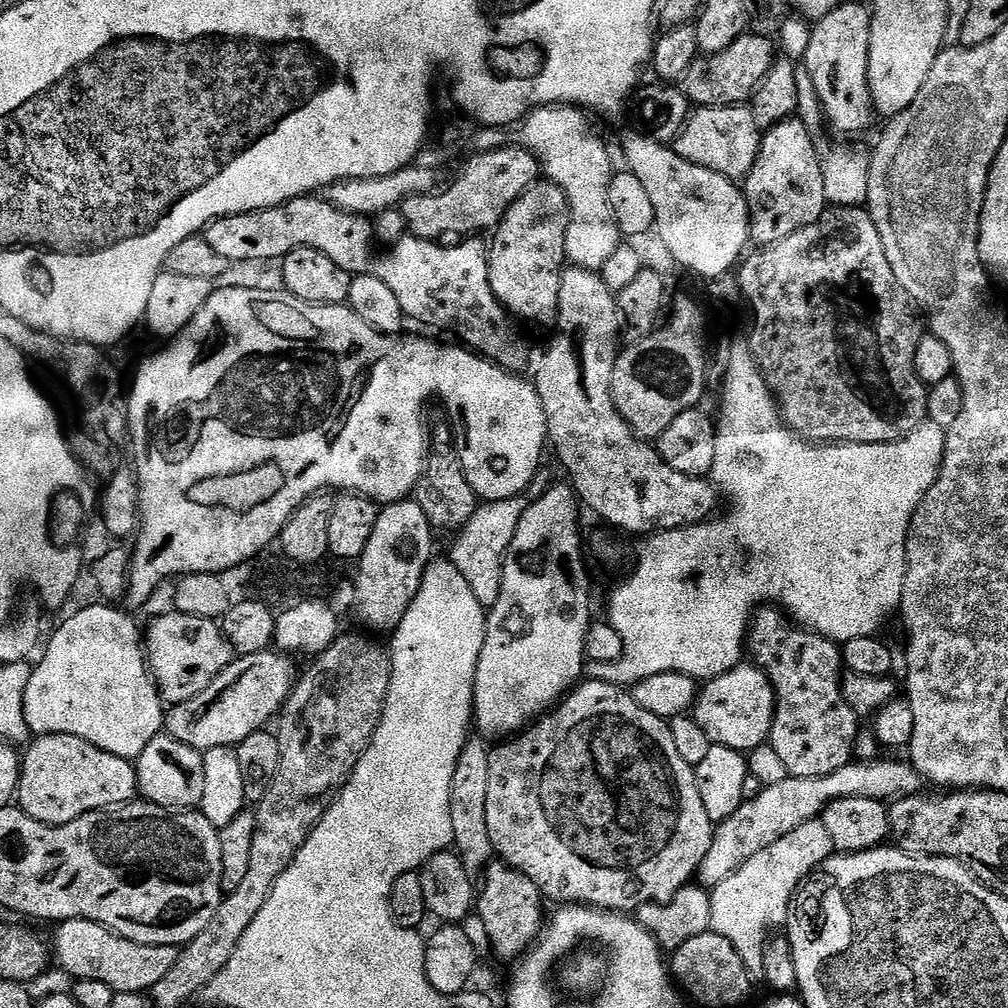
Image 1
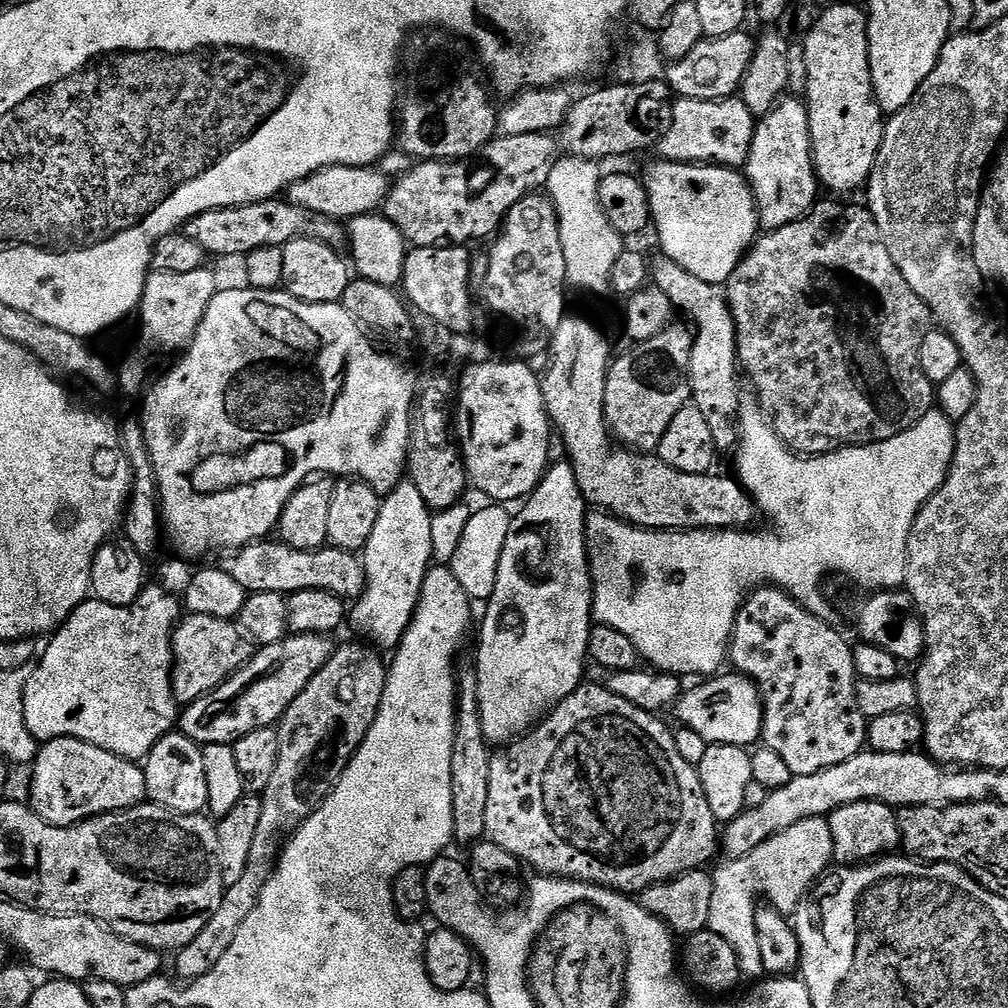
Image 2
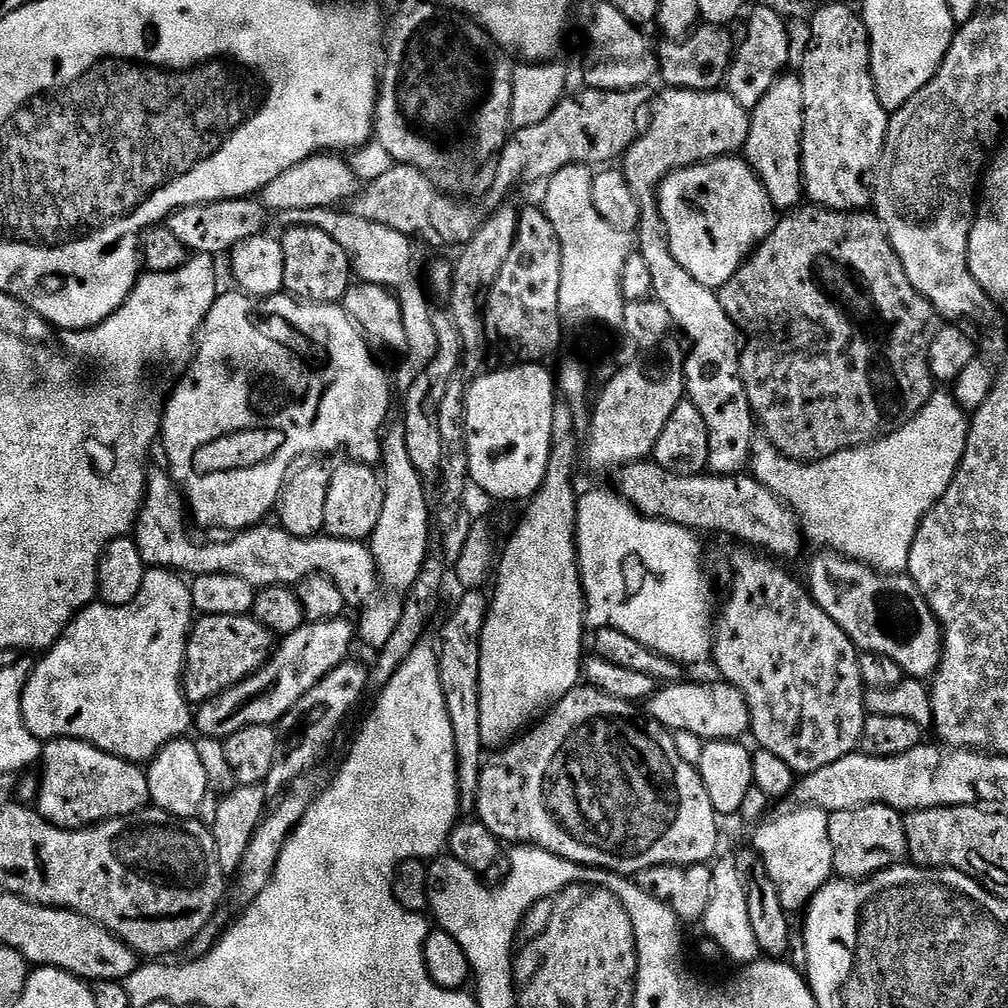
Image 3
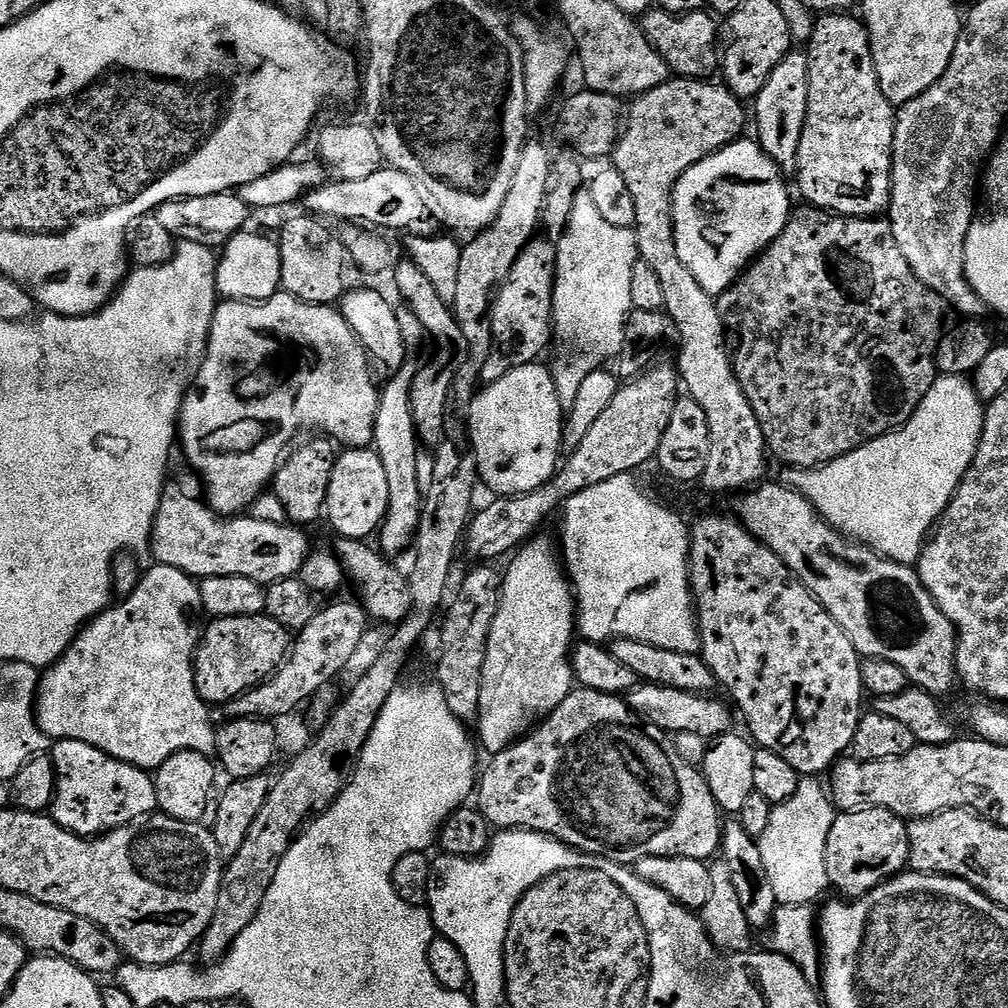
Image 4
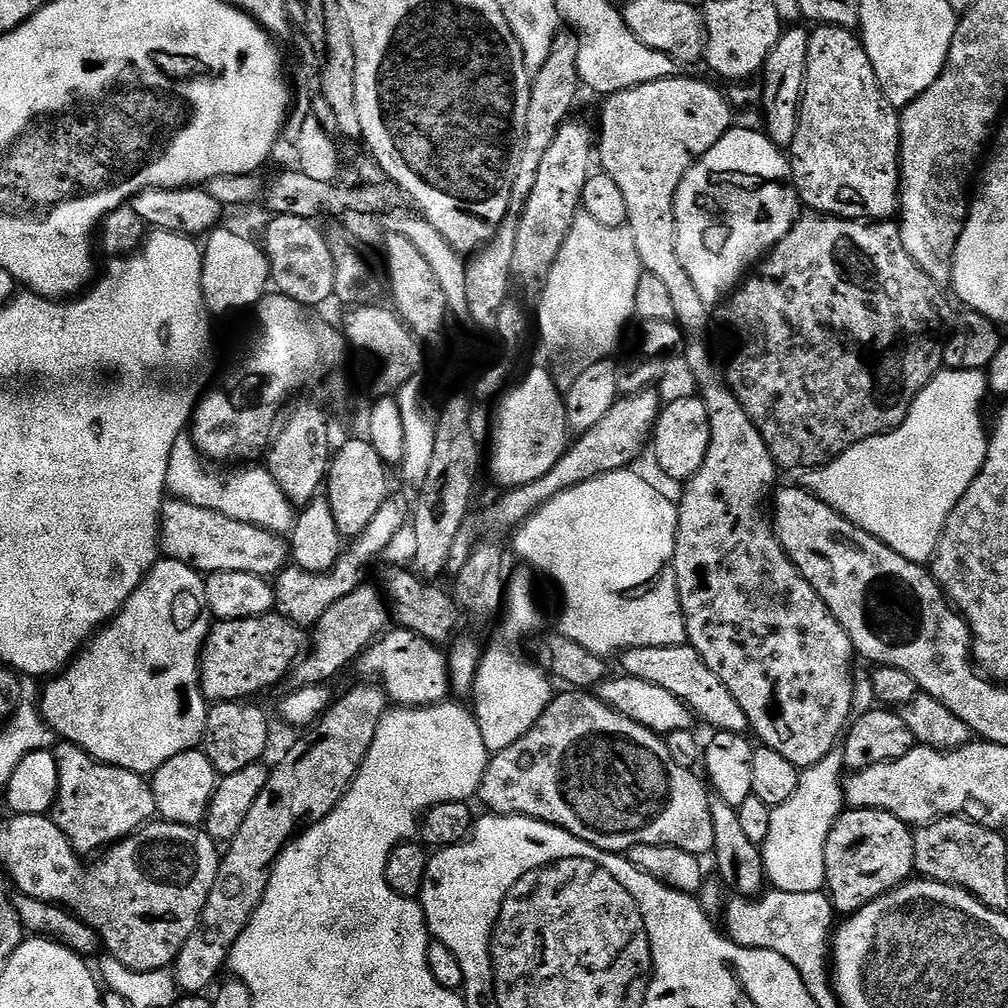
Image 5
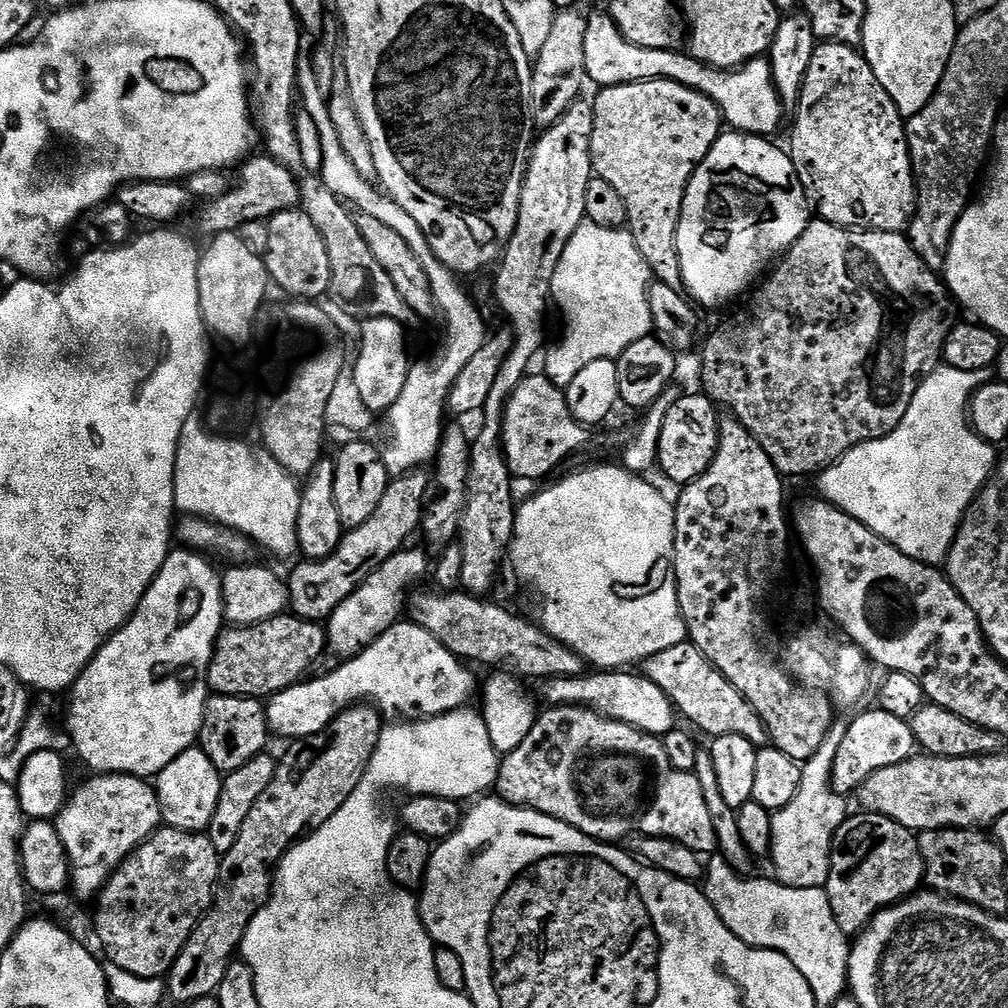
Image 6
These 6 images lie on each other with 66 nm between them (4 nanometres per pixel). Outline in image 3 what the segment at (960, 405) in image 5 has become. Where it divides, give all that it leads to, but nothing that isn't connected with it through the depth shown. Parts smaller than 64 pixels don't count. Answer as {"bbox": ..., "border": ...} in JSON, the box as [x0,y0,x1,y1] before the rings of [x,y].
{"bbox":[750,390,969,574],"border":[[[936,390],[928,405],[911,422],[883,440],[811,462],[791,460],[772,444],[760,442],[753,447],[750,472],[762,486],[769,488],[795,511],[803,535],[820,544],[816,546],[838,552],[878,572],[904,574],[908,571],[910,546],[922,518],[940,501],[942,494],[946,494],[962,462],[969,423],[969,413],[956,401],[955,395],[951,391]]]}

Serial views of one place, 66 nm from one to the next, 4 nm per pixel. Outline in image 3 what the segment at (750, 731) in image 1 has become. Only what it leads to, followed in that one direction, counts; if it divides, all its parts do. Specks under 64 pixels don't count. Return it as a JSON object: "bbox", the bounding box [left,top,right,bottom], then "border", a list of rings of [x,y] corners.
{"bbox":[646,682,750,740],"border":[[[677,682],[661,687],[647,701],[646,712],[663,728],[675,734],[689,732],[698,734],[701,740],[740,740],[749,731],[750,714],[740,691],[732,684],[684,684]]]}

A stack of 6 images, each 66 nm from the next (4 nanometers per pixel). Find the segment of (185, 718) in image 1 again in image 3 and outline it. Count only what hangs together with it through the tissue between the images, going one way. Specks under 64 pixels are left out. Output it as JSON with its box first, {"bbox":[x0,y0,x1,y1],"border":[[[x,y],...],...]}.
{"bbox":[194,618,354,742],"border":[[[348,618],[304,623],[279,641],[278,647],[255,674],[199,705],[194,712],[195,731],[200,731],[201,737],[223,742],[230,734],[238,734],[238,730],[251,724],[279,725],[280,719],[303,696],[310,694],[330,670],[349,659],[352,642],[354,644],[354,624]]]}

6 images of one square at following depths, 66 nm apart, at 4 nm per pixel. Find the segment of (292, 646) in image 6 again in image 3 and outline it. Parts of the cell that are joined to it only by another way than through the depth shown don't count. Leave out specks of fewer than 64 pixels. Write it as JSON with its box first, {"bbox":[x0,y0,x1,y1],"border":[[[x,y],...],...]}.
{"bbox":[184,614,274,706],"border":[[[218,614],[200,616],[192,625],[184,659],[184,696],[189,705],[199,706],[210,698],[230,690],[238,682],[255,674],[274,651],[274,637],[254,617]]]}

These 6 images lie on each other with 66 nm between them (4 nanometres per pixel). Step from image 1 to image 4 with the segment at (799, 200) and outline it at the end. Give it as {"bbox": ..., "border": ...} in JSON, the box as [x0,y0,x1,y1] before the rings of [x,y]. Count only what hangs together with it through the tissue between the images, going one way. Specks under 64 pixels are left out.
{"bbox":[754,50,810,174],"border":[[[793,50],[774,66],[774,74],[762,86],[762,90],[756,95],[754,107],[756,107],[756,133],[754,139],[759,144],[773,162],[775,162],[780,171],[785,174],[795,173],[796,159],[798,158],[798,142],[802,142],[802,130],[806,126],[806,110],[808,109],[808,99],[810,98],[810,66],[808,57],[803,51]]]}

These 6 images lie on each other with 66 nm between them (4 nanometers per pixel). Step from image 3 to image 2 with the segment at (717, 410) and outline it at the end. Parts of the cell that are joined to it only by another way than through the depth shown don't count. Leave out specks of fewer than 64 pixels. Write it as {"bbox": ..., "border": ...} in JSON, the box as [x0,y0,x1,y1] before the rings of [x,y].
{"bbox":[650,262,742,453],"border":[[[671,262],[664,264],[653,263],[650,268],[651,283],[672,303],[673,309],[684,316],[692,319],[691,327],[694,329],[694,339],[692,341],[692,354],[690,356],[690,376],[692,382],[691,403],[702,410],[702,415],[706,417],[706,422],[710,426],[710,434],[714,434],[714,446],[717,453],[731,453],[736,445],[740,443],[740,406],[742,395],[740,396],[740,384],[736,381],[738,376],[738,357],[736,354],[736,320],[732,317],[732,311],[728,305],[728,297],[717,285],[704,284],[702,278],[694,278],[682,266]]]}

